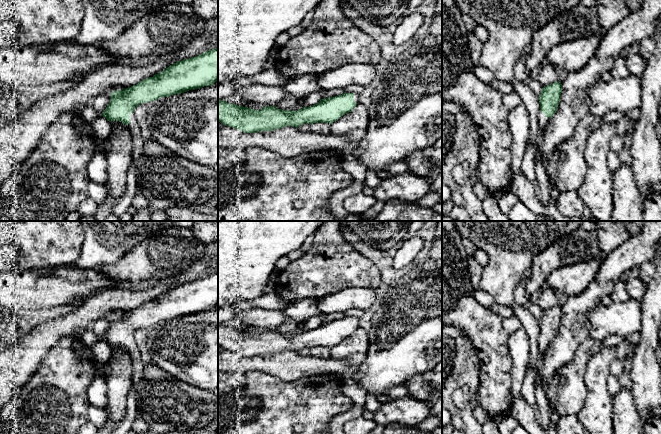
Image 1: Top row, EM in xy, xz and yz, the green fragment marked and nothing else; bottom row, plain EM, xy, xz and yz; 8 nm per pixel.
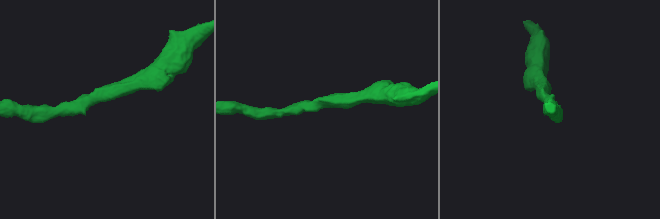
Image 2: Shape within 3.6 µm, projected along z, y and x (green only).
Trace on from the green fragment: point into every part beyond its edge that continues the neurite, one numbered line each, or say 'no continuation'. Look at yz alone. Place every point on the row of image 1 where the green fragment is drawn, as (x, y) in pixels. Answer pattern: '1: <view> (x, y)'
1: yz (542, 119)

